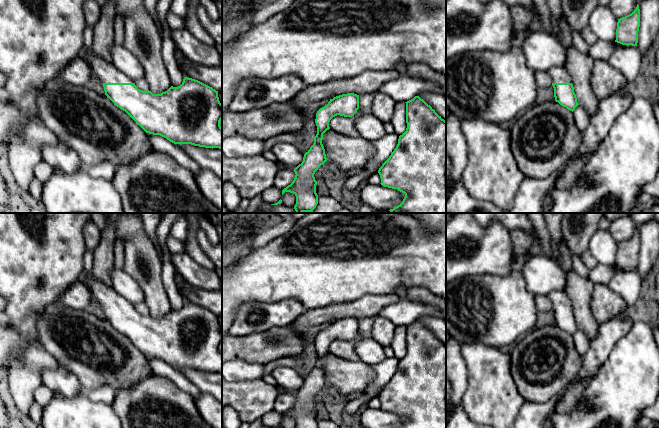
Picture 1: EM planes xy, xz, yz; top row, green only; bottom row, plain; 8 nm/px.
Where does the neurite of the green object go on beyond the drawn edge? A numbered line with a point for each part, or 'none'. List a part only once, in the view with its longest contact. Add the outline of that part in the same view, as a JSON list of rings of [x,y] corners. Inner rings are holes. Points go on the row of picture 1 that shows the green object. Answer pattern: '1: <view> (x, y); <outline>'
1: xy (106, 72); [[[90,49],[85,60],[92,69],[93,76],[101,83],[134,83],[132,79],[122,73],[112,62],[97,56]]]

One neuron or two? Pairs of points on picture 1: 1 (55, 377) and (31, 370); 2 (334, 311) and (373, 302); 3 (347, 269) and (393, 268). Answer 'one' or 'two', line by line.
1: two
2: one
3: one

